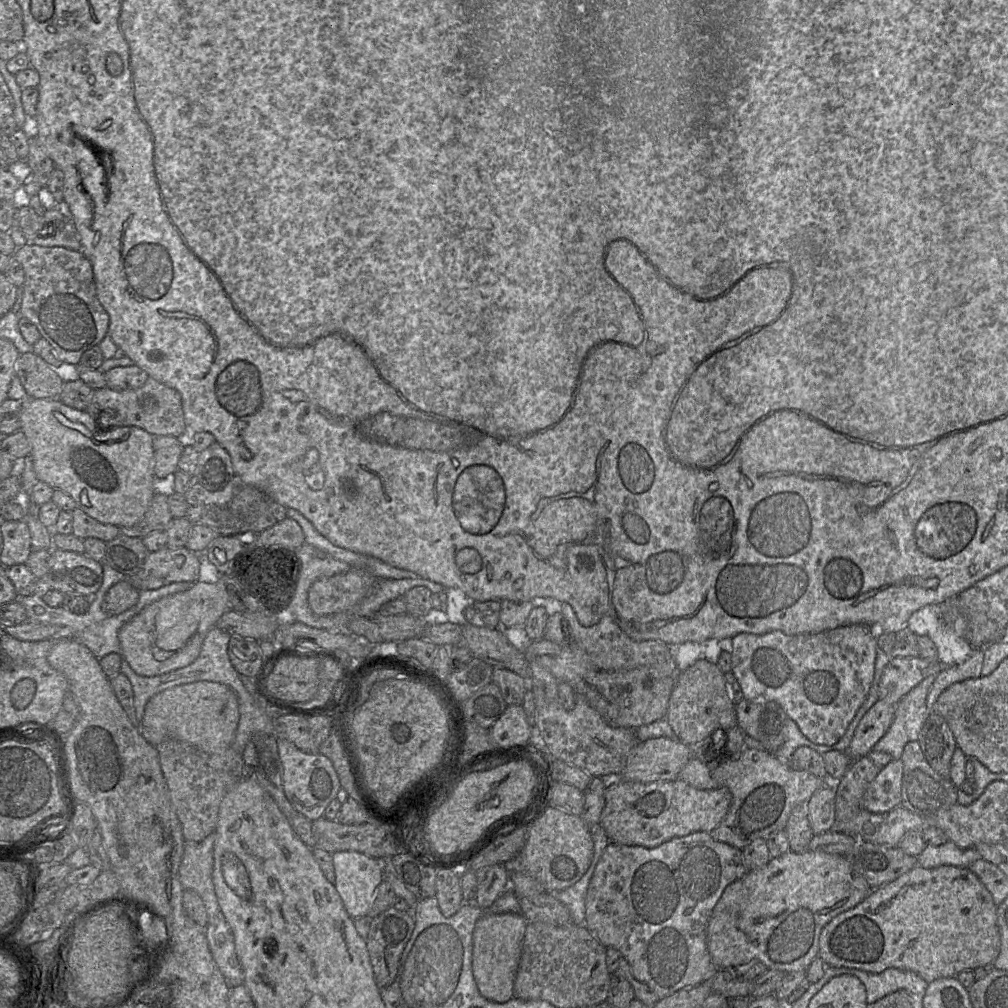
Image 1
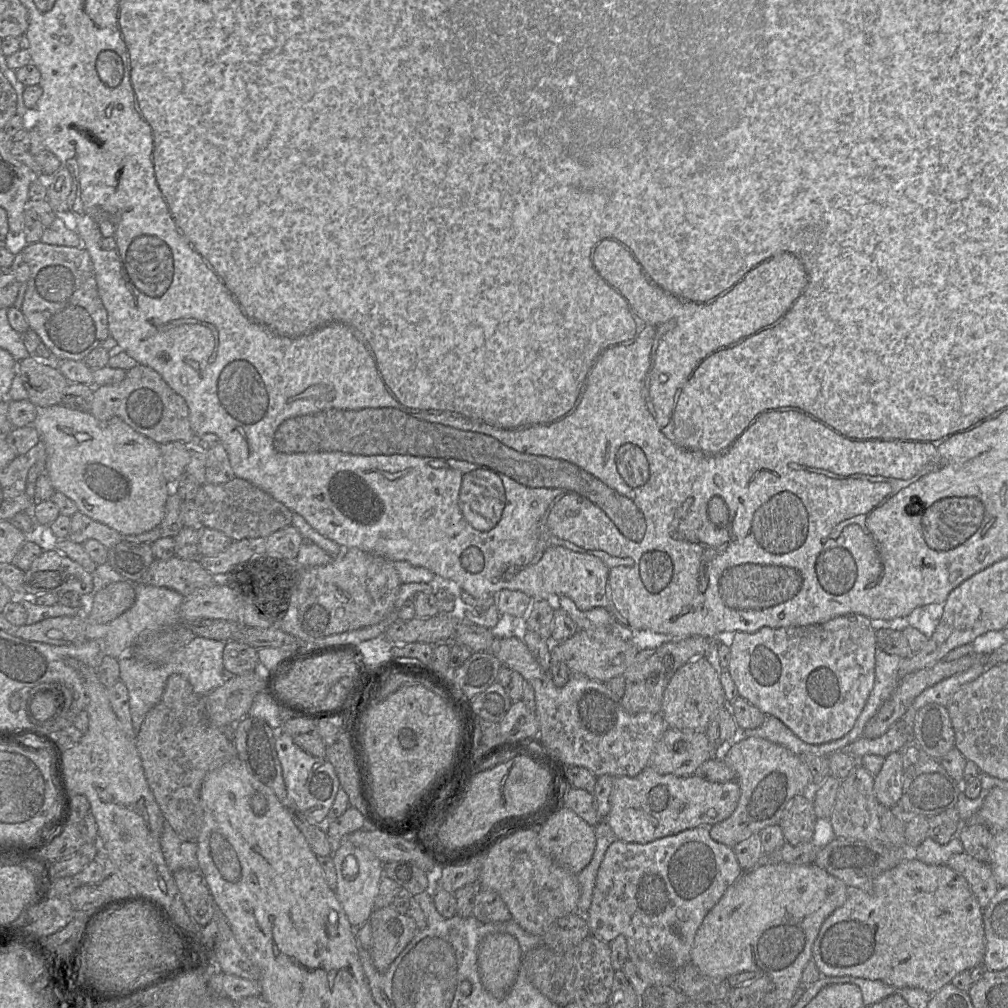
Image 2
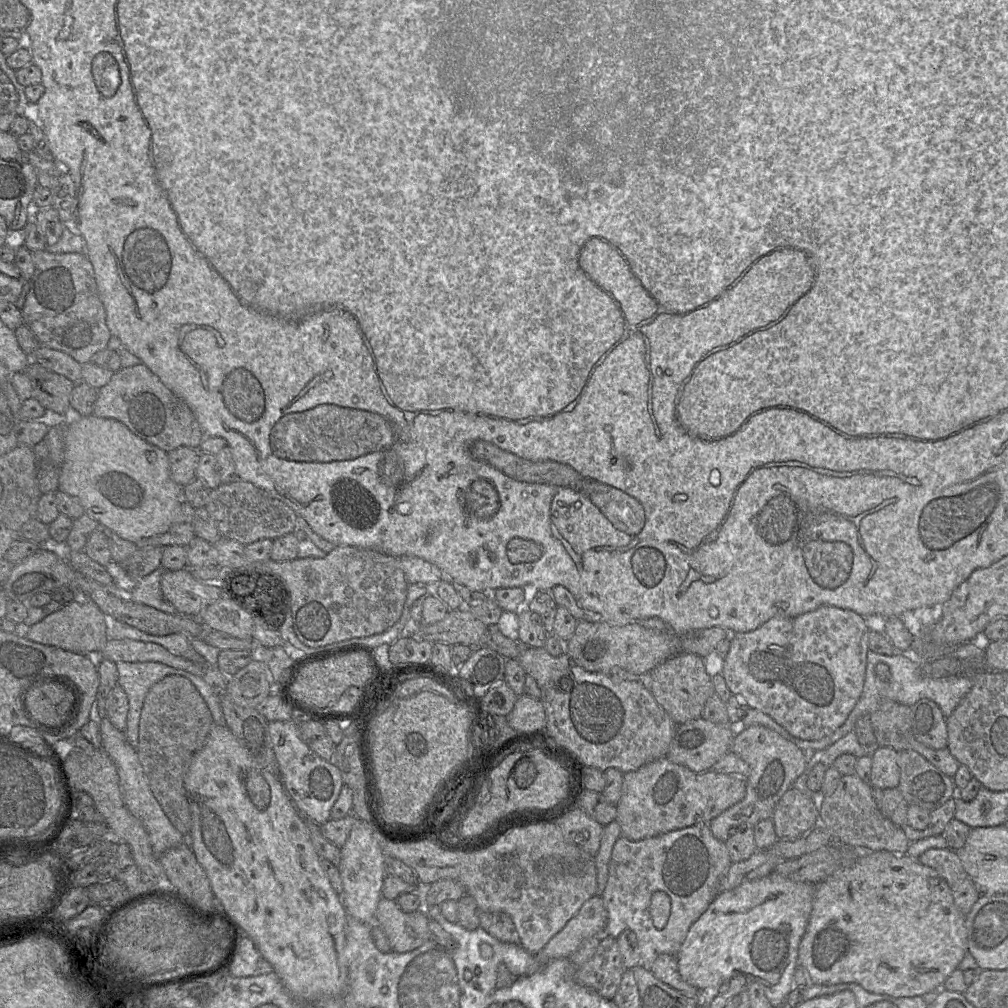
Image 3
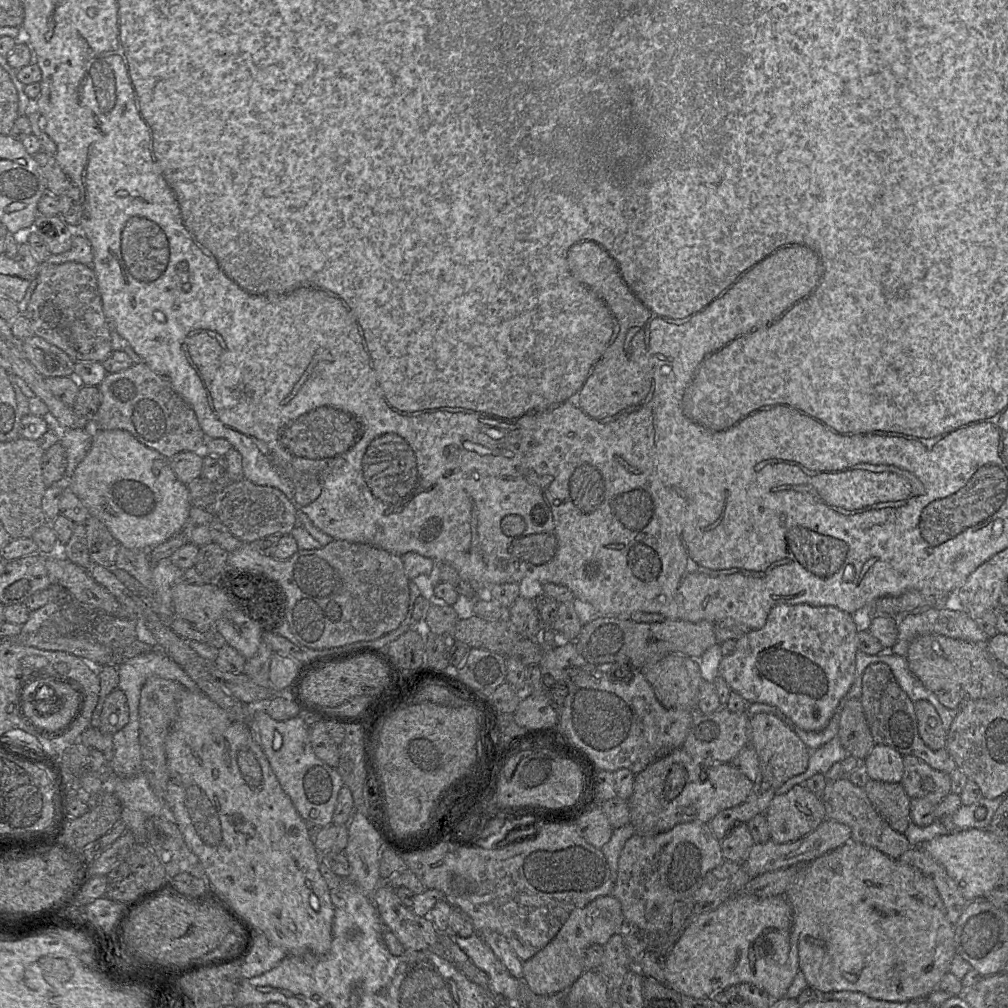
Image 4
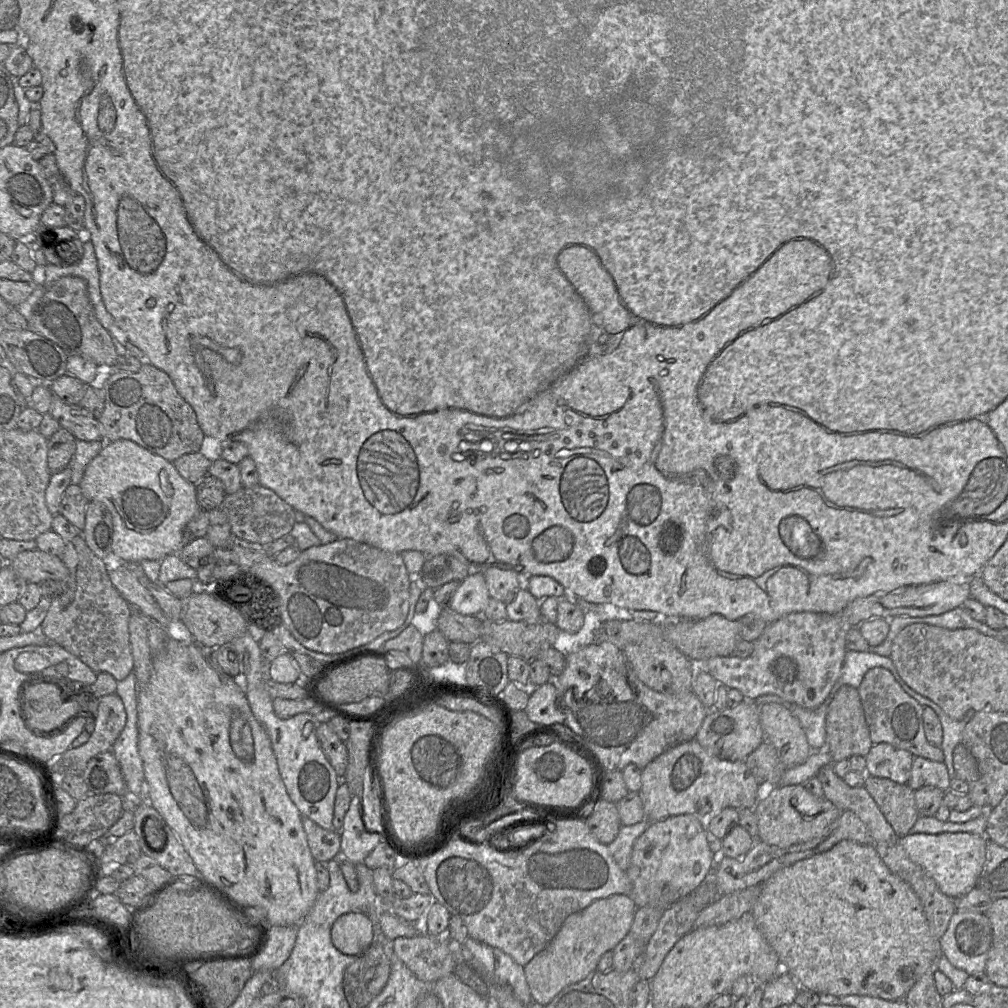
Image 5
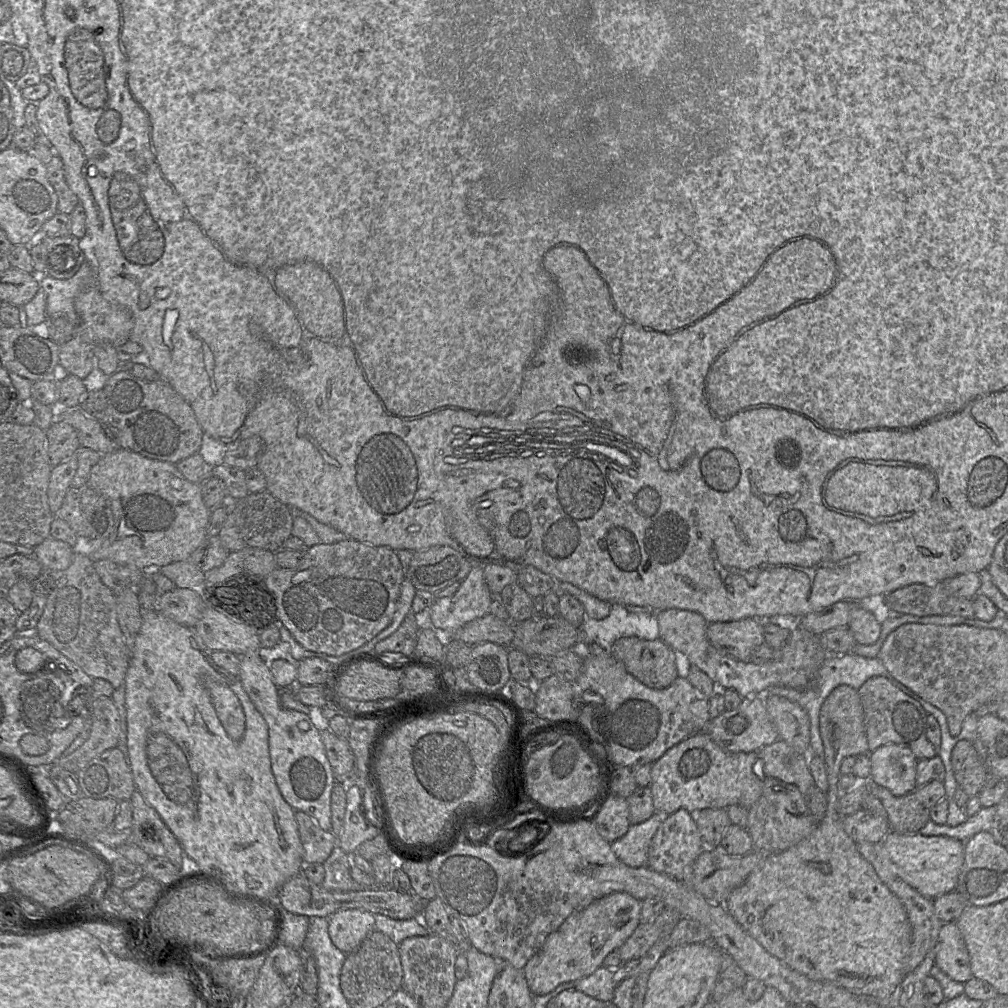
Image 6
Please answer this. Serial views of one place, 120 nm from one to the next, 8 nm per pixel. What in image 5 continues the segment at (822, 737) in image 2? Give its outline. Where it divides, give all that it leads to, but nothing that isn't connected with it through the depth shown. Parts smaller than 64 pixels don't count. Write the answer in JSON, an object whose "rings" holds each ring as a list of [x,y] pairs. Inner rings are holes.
{"rings":[[[796,612],[768,623],[747,658],[713,657],[705,661],[705,670],[728,689],[738,690],[744,700],[755,701],[762,695],[777,695],[806,709],[819,707],[841,675],[848,626],[838,614]]]}

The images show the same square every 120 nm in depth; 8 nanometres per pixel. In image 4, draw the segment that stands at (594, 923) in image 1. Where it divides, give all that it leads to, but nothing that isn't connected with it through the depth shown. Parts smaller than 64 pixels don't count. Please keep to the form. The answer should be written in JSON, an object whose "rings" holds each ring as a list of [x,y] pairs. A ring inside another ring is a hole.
{"rings":[[[691,821],[691,822],[686,822],[686,823],[680,823],[680,824],[677,824],[675,825],[673,828],[671,828],[670,830],[668,831],[665,831],[665,832],[661,832],[661,833],[658,833],[658,834],[655,834],[655,835],[639,835],[639,834],[634,834],[632,835],[624,844],[623,848],[622,848],[622,851],[620,853],[620,856],[619,856],[619,859],[618,859],[618,868],[617,868],[617,877],[616,877],[616,880],[614,882],[614,885],[613,885],[613,888],[611,890],[611,895],[614,896],[621,904],[621,909],[622,909],[622,913],[623,913],[623,916],[624,916],[624,920],[625,920],[625,923],[628,925],[628,924],[632,924],[632,925],[636,925],[637,927],[639,927],[640,929],[642,929],[643,931],[645,931],[647,934],[648,934],[648,949],[649,949],[649,940],[651,940],[651,936],[660,936],[661,933],[665,933],[668,931],[669,929],[669,926],[671,924],[671,916],[672,916],[672,911],[673,911],[673,905],[678,902],[678,901],[681,901],[681,900],[684,900],[686,898],[688,898],[689,896],[691,896],[702,884],[702,881],[703,879],[705,878],[706,874],[713,870],[714,868],[716,868],[717,866],[719,866],[721,863],[723,863],[724,858],[723,858],[723,855],[722,855],[722,851],[721,851],[721,841],[717,840],[715,838],[715,836],[713,835],[712,833],[712,830],[710,828],[710,825],[709,823],[705,823],[705,822],[702,822],[702,821]]]}

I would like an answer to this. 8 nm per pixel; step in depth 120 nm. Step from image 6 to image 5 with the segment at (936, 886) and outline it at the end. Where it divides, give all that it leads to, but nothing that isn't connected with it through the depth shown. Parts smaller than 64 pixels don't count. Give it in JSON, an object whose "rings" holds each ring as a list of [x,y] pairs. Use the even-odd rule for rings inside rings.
{"rings":[[[970,833],[908,834],[898,844],[908,857],[920,865],[934,879],[946,896],[957,899],[974,888],[986,859],[986,836]]]}

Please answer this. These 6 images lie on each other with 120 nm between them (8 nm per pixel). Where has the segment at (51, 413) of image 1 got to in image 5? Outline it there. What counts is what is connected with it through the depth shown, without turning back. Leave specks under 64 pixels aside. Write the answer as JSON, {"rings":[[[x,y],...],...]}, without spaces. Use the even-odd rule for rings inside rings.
{"rings":[[[130,440],[106,442],[101,452],[87,465],[79,486],[88,501],[102,503],[110,512],[113,521],[113,558],[119,563],[140,563],[144,560],[162,560],[168,555],[178,554],[185,546],[184,531],[188,523],[199,514],[200,510],[202,510],[197,501],[195,484],[185,480],[176,470],[172,462],[169,462],[159,455],[151,453]]]}

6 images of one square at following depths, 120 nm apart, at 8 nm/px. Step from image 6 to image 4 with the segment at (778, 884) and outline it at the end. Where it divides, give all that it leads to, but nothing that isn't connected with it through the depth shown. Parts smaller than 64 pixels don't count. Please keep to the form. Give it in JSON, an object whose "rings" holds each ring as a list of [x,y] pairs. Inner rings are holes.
{"rings":[[[860,699],[843,700],[840,705],[837,738],[848,755],[863,760],[875,745]],[[848,842],[825,855],[804,865],[799,878],[787,889],[784,897],[792,910],[791,934],[795,930],[798,937],[799,970],[804,974],[808,986],[820,992],[855,991],[870,998],[890,1002],[919,1001],[925,999],[939,985],[942,977],[949,971],[956,955],[955,925],[950,923],[945,914],[942,899],[933,880],[914,867],[892,859],[878,849],[861,843]]]}

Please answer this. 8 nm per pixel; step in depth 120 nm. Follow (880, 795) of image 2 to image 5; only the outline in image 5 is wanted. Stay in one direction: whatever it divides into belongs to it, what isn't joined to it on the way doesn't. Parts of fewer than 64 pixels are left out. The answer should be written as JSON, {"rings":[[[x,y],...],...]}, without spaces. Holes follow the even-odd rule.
{"rings":[[[886,743],[873,744],[866,760],[866,775],[907,784],[914,756]]]}

